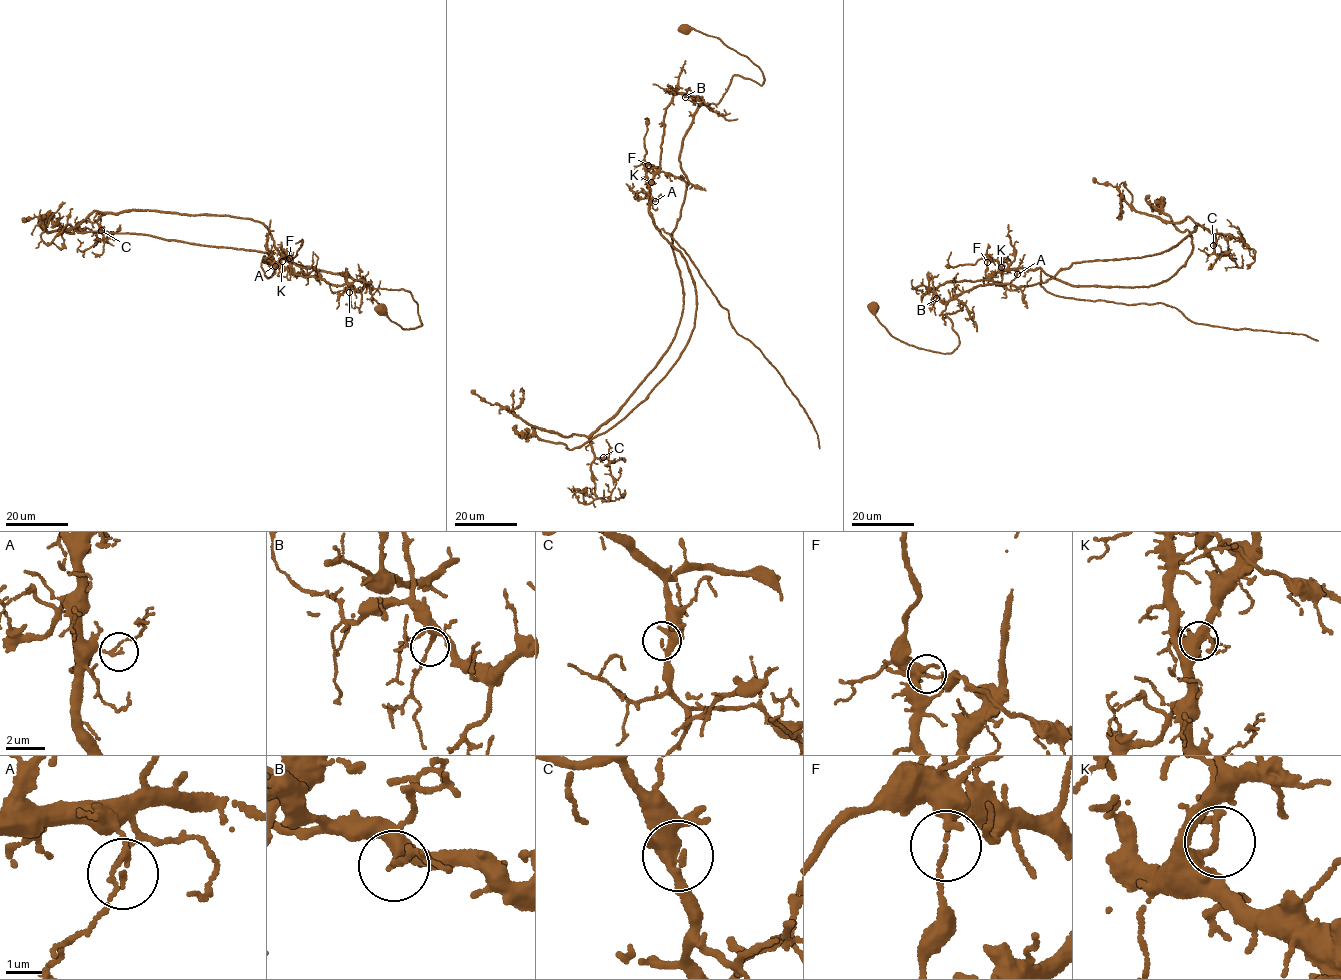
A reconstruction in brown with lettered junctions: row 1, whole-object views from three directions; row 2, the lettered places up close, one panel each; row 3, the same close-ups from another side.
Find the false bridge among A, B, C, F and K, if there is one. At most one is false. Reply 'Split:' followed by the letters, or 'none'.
Split: F

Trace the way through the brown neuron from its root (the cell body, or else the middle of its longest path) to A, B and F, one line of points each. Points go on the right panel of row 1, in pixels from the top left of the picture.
A: (872, 307), (898, 339), (951, 352), (957, 297), (1016, 289), (992, 278), (1017, 274)
B: (872, 307), (898, 339), (951, 352), (959, 336), (946, 315), (961, 309), (959, 302), (936, 298)
F: (872, 307), (898, 339), (951, 352), (957, 297), (1017, 288), (986, 277), (987, 262)

